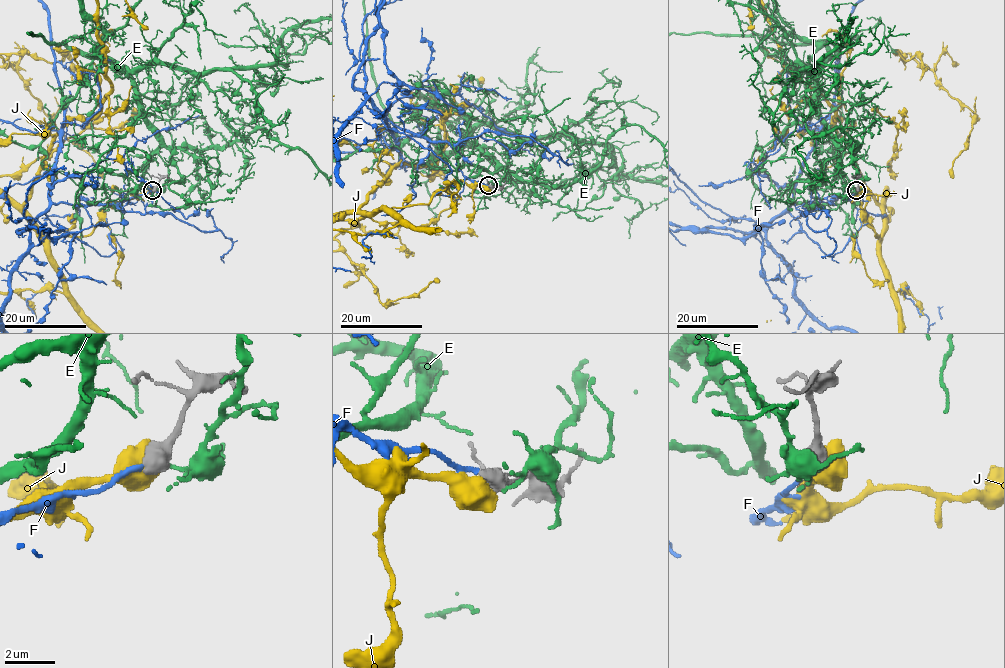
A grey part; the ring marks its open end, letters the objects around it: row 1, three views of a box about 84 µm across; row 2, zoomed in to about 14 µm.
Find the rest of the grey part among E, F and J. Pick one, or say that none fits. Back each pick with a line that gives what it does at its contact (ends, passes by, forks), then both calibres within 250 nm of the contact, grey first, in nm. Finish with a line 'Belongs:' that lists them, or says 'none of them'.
F: it ends | 600/200 nm
Belongs: F

